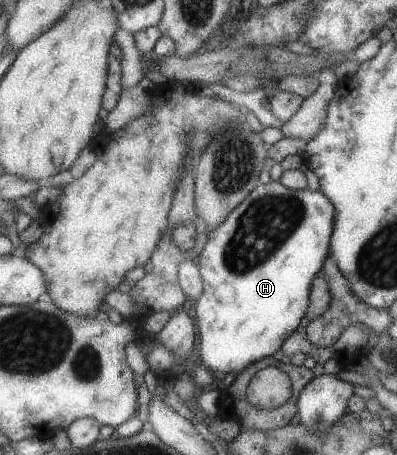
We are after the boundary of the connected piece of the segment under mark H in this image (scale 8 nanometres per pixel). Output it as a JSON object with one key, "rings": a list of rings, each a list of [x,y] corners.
{"rings":[[[280,181],[269,182],[268,184],[259,184],[251,193],[243,199],[241,203],[218,225],[211,233],[209,239],[204,245],[200,257],[200,274],[203,280],[203,293],[197,301],[195,307],[195,315],[197,315],[197,325],[199,327],[200,343],[199,353],[201,363],[209,370],[217,371],[217,373],[239,373],[239,371],[248,368],[251,364],[259,361],[269,361],[271,356],[279,349],[282,349],[283,342],[298,330],[301,322],[304,320],[308,310],[311,282],[314,277],[321,273],[322,263],[331,253],[330,239],[333,233],[335,208],[331,200],[319,189],[312,191],[309,188],[306,190],[292,190],[285,187]]]}

